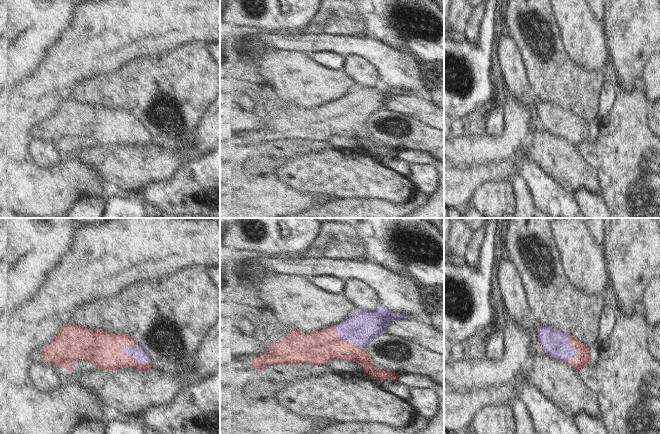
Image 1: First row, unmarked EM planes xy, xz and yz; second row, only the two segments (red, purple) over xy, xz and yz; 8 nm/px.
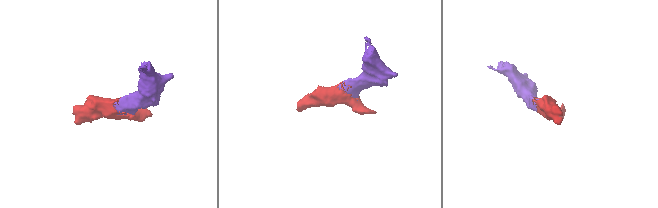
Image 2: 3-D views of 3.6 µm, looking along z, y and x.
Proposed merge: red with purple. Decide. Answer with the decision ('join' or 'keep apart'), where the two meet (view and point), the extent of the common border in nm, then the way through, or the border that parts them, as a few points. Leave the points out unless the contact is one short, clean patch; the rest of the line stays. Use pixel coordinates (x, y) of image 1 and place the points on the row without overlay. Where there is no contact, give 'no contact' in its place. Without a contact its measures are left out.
join; meets red in xy at (134, 135); contact 260 nm long

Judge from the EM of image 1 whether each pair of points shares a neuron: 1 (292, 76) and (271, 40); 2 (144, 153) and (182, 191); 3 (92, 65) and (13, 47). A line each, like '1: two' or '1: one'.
1: two
2: two
3: two

